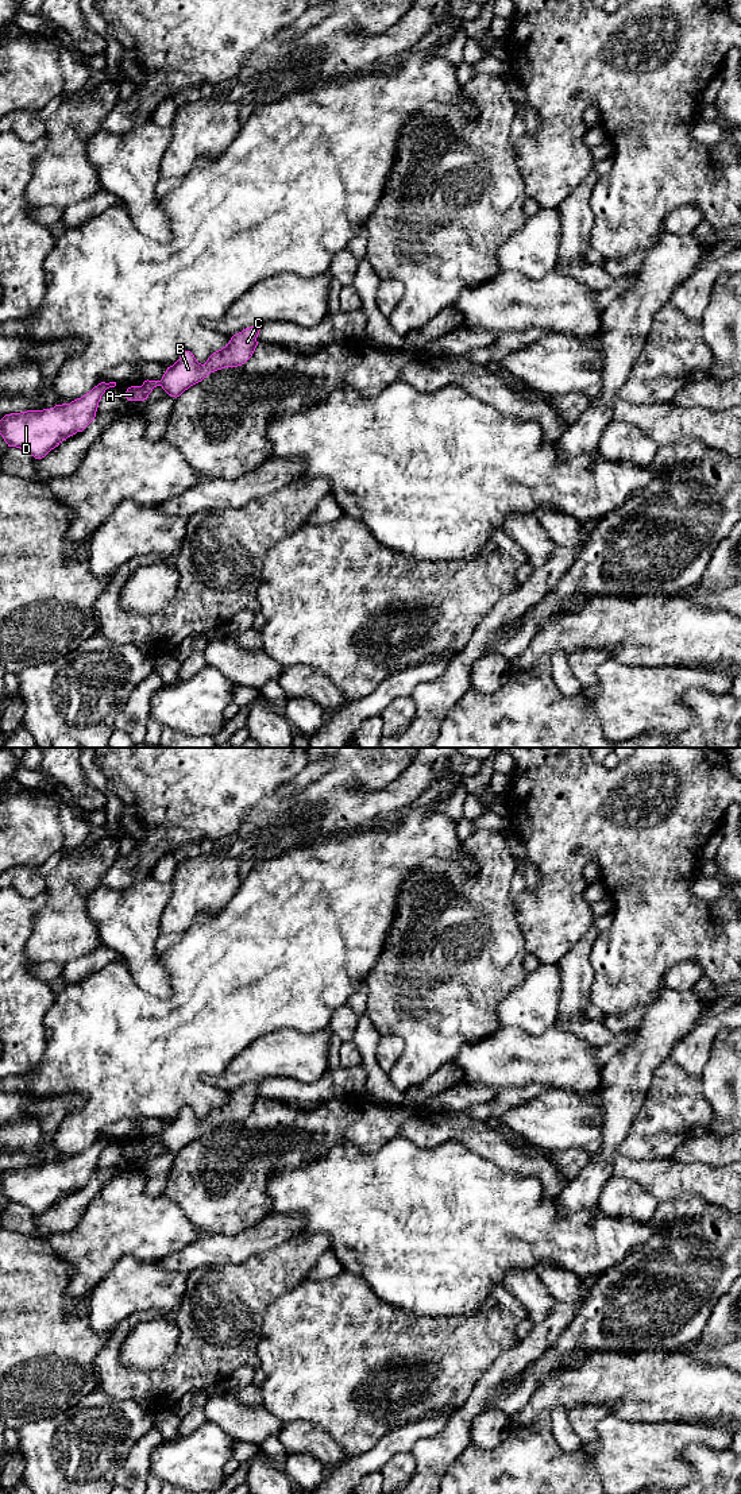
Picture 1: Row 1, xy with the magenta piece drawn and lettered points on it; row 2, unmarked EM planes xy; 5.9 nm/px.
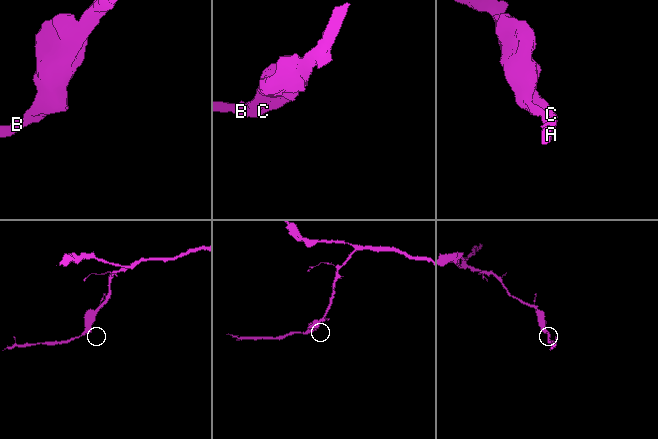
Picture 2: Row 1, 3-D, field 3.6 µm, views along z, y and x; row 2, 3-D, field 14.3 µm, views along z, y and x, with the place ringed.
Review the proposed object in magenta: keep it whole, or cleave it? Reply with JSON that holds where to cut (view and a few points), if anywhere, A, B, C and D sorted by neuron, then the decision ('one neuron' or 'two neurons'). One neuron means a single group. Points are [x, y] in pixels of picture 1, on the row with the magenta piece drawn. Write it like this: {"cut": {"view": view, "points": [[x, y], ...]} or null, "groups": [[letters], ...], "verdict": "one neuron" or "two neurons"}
{"cut": null, "groups": [["A", "B", "C", "D"]], "verdict": "one neuron"}

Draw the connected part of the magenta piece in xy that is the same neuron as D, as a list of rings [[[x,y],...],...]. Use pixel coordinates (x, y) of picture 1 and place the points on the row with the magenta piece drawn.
[[[101,382],[70,404],[5,414],[0,420],[0,435],[8,447],[20,448],[35,459],[42,459],[63,440],[88,426],[96,417],[101,395],[115,386],[116,382]]]

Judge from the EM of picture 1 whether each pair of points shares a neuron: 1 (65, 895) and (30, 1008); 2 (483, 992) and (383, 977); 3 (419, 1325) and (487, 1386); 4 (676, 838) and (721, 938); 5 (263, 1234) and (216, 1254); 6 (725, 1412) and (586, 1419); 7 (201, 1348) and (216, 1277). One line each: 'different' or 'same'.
1: different
2: same
3: different
4: same
5: same
6: different
7: same

